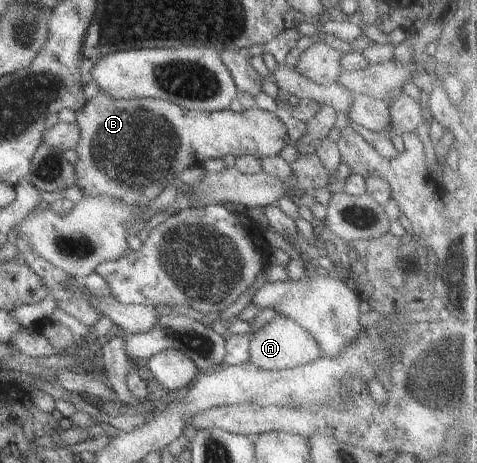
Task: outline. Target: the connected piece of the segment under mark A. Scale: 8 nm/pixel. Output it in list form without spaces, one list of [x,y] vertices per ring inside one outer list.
[[[276,314],[250,336],[247,361],[258,369],[268,371],[290,369],[300,367],[319,357],[320,348],[314,338],[301,325],[283,315]]]

